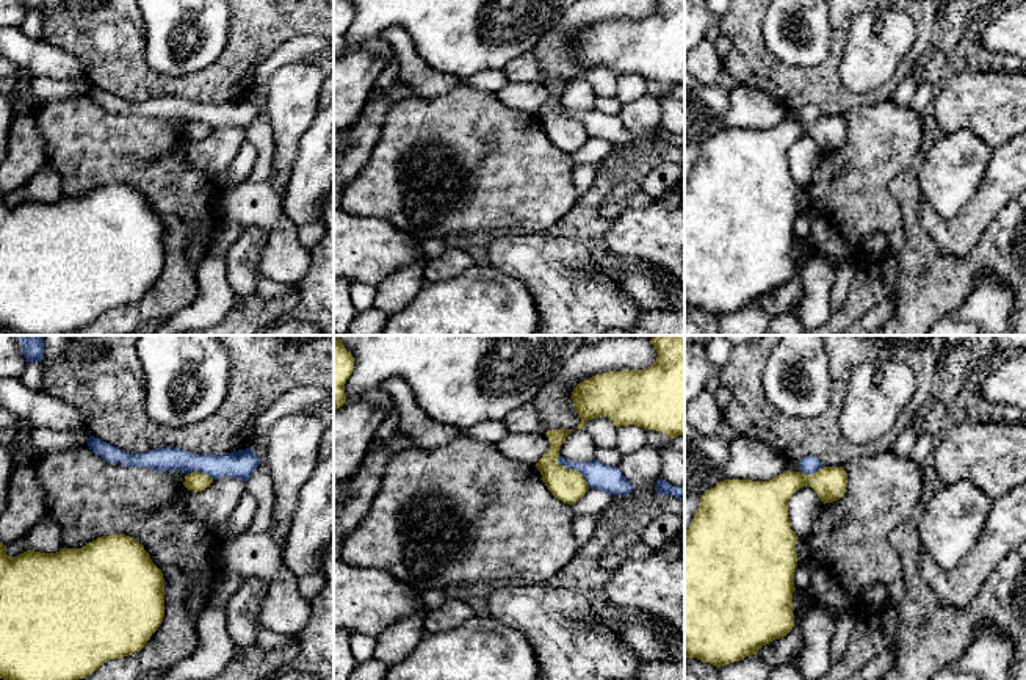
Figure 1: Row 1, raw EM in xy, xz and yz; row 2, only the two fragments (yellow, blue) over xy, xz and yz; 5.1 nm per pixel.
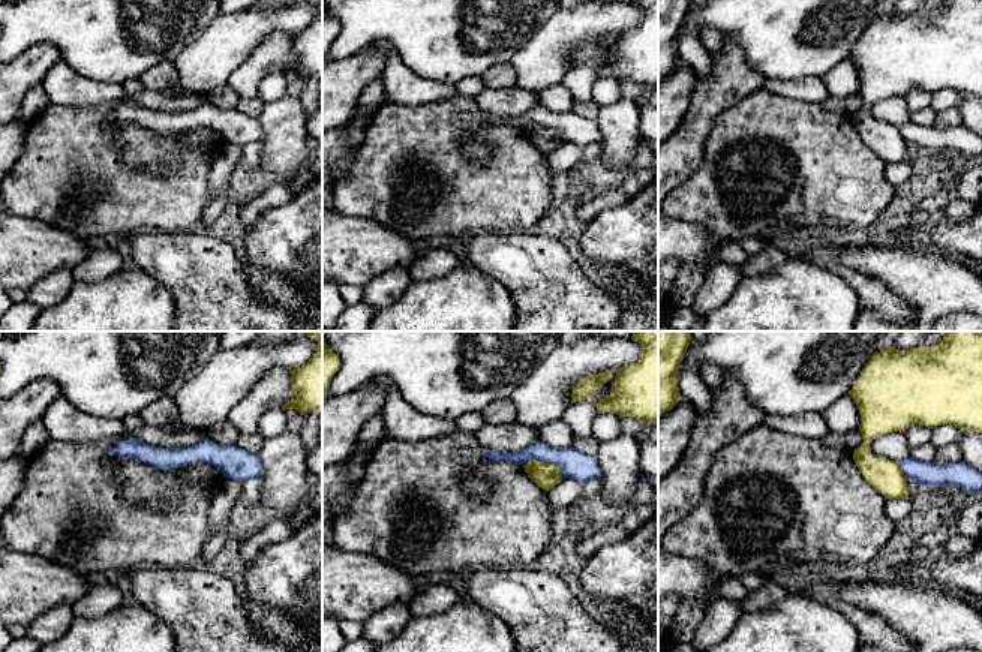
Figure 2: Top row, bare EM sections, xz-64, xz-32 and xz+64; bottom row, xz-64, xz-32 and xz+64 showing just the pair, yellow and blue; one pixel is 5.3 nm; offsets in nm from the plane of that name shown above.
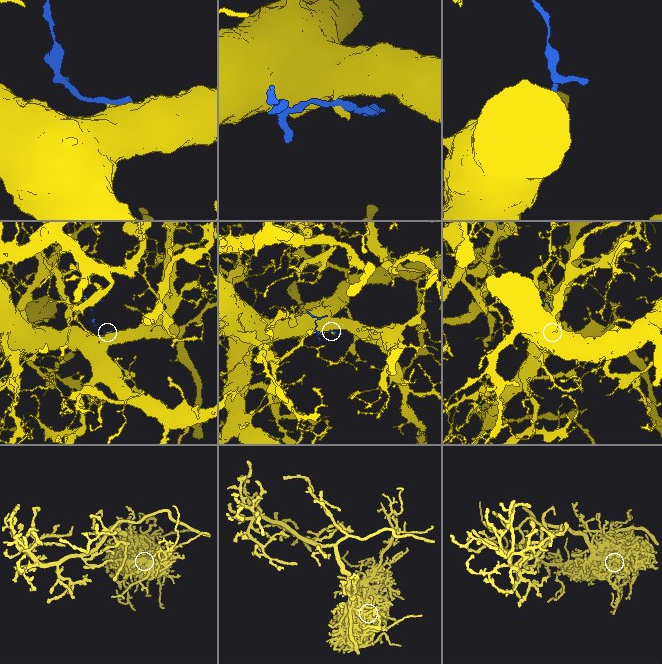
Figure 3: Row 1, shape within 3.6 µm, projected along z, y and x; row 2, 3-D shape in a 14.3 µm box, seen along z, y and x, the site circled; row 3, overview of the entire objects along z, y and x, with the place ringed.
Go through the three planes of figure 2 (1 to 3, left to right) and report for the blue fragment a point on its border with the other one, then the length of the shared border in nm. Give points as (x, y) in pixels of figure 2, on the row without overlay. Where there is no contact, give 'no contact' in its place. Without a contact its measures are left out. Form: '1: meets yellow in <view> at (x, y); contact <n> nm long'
1: no contact
2: meets yellow in xz-32 at (544, 126); contact 240 nm long
3: meets yellow in xz+64 at (901, 135); contact 90 nm long

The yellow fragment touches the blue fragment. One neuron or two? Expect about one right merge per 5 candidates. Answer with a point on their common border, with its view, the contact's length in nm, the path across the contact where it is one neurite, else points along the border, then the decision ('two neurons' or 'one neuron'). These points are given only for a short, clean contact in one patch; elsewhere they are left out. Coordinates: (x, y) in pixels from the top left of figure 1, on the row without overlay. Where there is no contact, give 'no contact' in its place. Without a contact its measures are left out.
xz (575, 119) | 240 nm | along xz (556, 107), (563, 115), (575, 118), (589, 137) | two neurons

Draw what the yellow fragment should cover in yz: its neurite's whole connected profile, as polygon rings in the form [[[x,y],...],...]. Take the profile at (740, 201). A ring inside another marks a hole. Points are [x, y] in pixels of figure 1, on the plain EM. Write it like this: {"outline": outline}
{"outline": [[[822,116],[813,124],[785,119],[769,130],[724,128],[702,144],[692,172],[685,180],[685,309],[727,315],[757,304],[763,295],[793,279],[797,185],[791,179],[788,149],[804,135],[811,136],[824,154],[833,152],[846,143],[847,122],[844,116]]]}

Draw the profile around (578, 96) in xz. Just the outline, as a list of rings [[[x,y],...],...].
[[[573,78],[564,89],[559,105],[572,111],[587,111],[595,108],[595,92],[584,78]]]

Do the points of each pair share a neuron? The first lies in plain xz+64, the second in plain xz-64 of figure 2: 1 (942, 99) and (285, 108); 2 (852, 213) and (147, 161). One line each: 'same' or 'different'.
1: different
2: different

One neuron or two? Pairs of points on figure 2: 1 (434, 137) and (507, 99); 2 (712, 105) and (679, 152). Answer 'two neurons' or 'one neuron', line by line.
1: two neurons
2: one neuron

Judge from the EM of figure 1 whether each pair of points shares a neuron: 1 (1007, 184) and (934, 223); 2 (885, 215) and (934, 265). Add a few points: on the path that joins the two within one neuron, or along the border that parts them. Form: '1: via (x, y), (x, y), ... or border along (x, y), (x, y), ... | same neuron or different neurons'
1: via (989, 201), (965, 224), (953, 224) | same neuron
2: border along (888, 191), (898, 202), (903, 226) | different neurons

